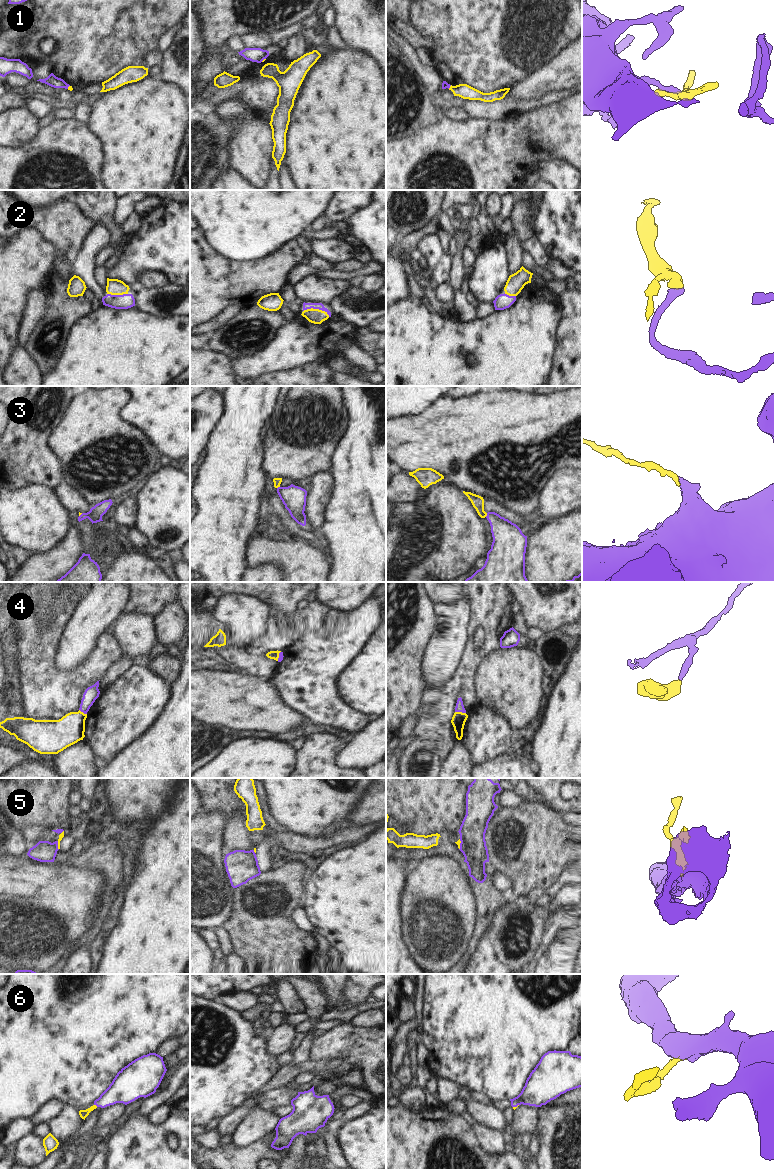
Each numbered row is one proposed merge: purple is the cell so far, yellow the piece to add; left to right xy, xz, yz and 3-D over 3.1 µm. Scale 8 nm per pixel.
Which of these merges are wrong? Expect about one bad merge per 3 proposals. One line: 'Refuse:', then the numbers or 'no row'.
Refuse: 1, 4, 5.

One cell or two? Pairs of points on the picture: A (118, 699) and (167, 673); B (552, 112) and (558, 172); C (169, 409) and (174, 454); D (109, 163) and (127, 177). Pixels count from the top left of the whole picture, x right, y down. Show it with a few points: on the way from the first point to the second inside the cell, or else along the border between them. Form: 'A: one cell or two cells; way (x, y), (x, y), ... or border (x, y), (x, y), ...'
A: two cells; border (146, 663), (170, 685)
B: two cells; border (571, 164), (564, 159), (547, 158), (536, 169)
C: one cell; way (174, 420), (174, 443)
D: one cell; way (113, 163), (123, 173)

